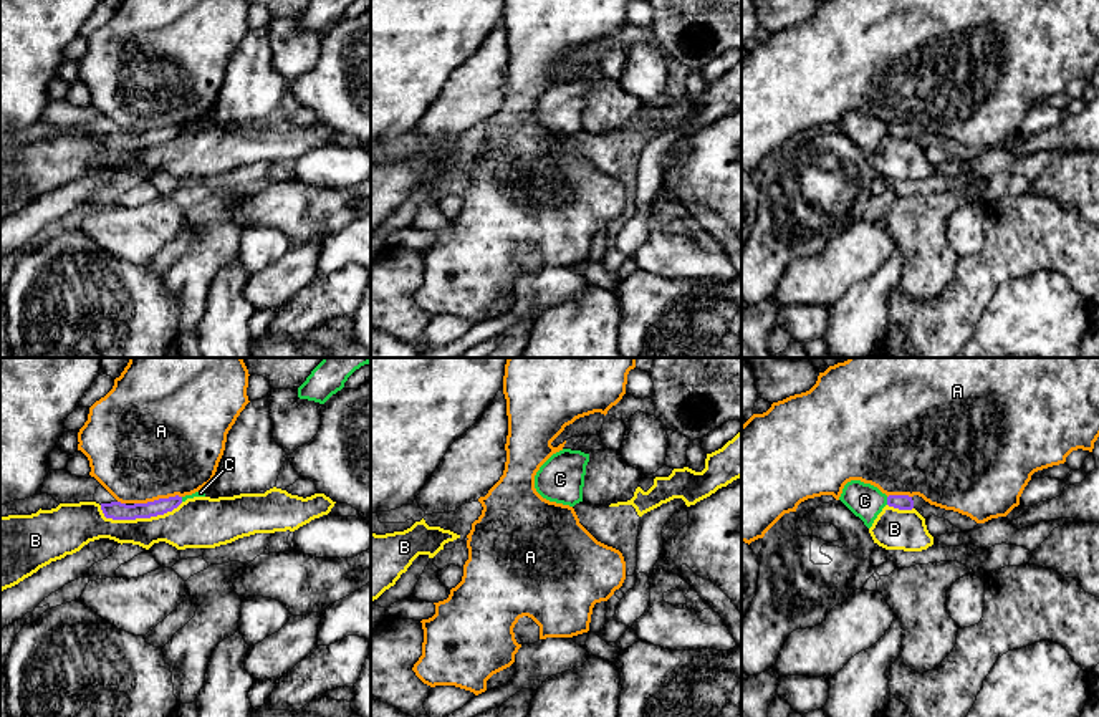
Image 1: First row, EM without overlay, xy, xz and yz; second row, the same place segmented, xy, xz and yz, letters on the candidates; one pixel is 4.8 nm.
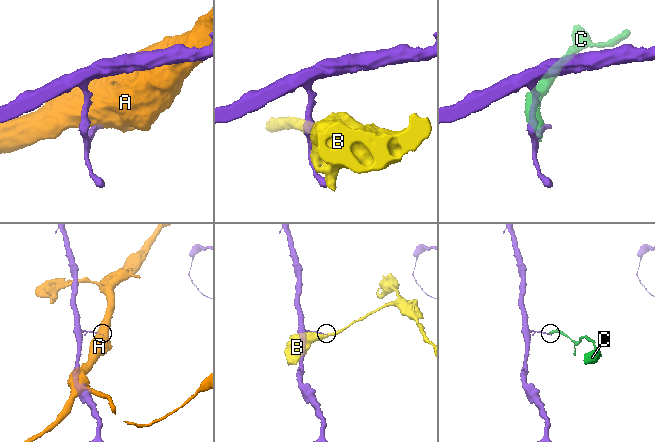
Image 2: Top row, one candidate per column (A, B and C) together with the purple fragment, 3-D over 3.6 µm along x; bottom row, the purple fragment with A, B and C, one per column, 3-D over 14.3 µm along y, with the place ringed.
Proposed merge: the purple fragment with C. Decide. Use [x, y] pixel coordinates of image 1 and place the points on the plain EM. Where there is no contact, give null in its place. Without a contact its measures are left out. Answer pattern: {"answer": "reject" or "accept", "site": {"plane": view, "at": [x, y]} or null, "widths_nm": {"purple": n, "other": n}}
{"answer": "reject", "site": {"plane": "yz", "at": [887, 129]}, "widths_nm": {"purple": 80, "other": 170}}

